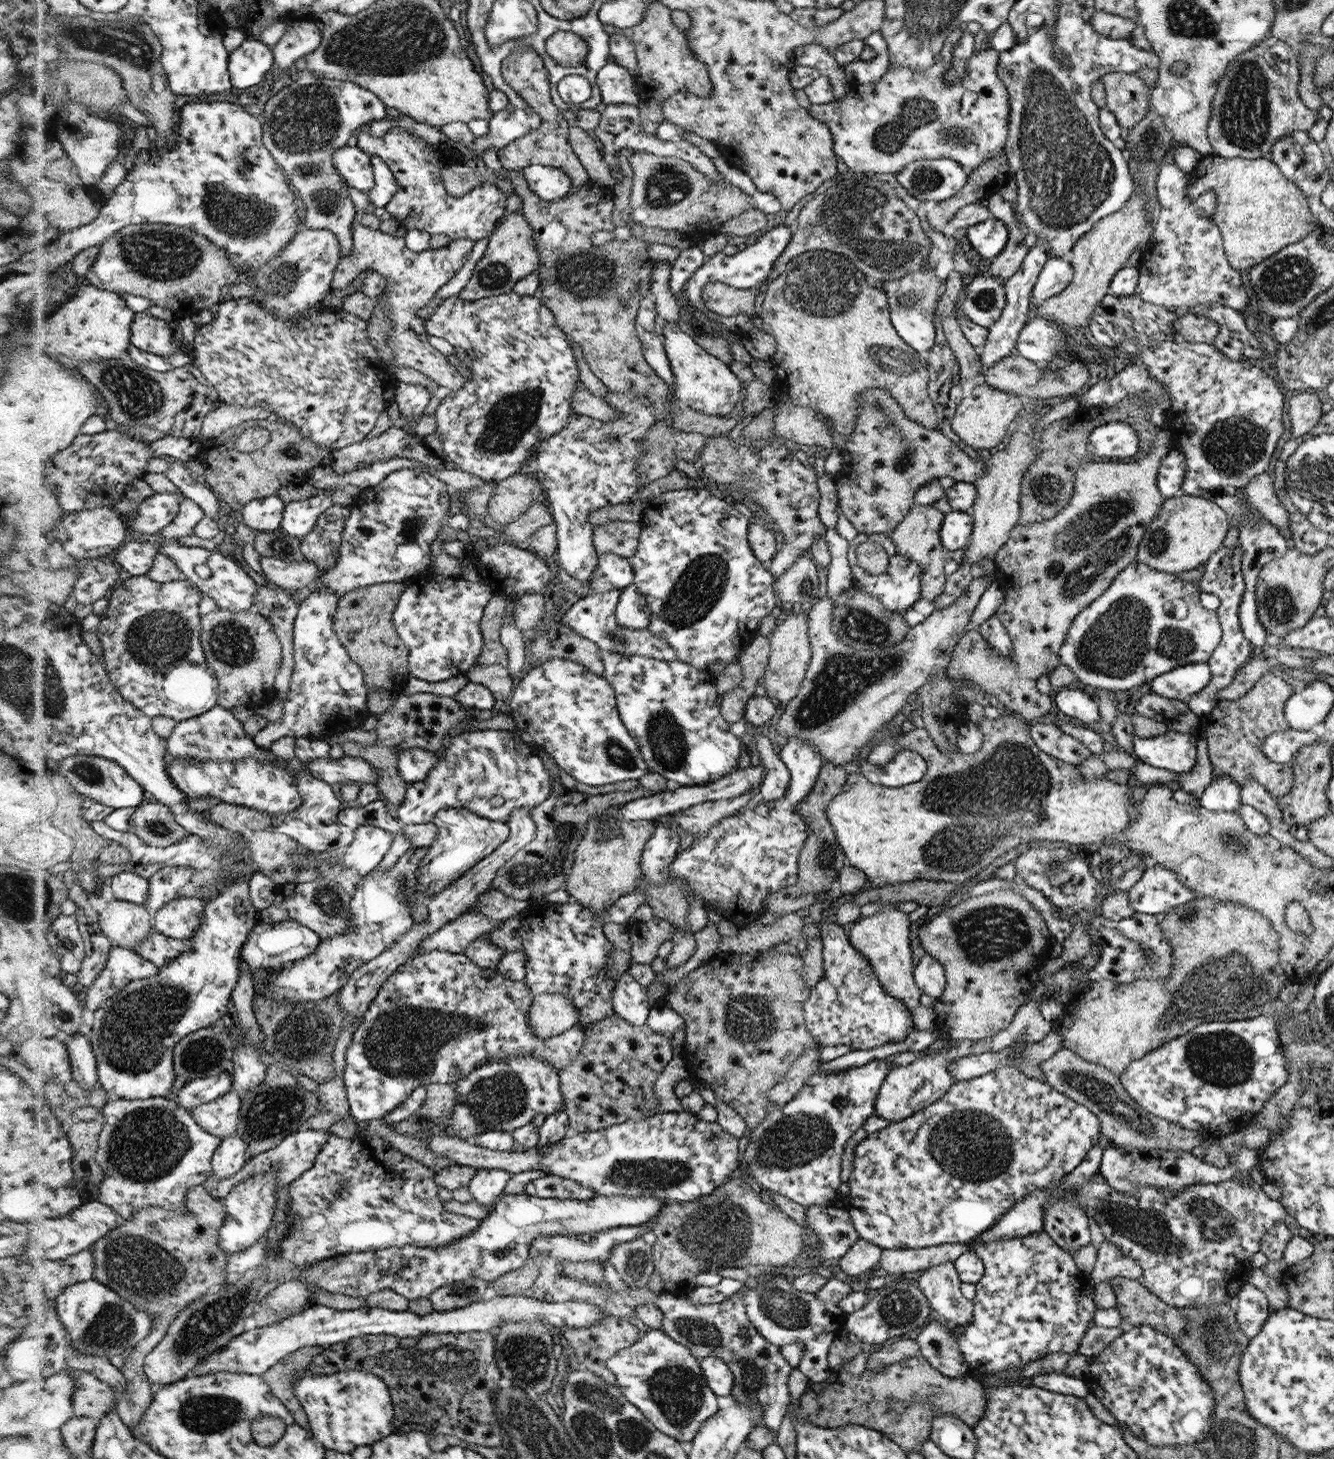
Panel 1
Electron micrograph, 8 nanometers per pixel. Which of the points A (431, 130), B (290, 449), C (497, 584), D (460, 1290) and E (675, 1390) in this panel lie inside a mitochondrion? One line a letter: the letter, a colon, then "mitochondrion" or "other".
A: other
B: mitochondrion
C: other
D: mitochondrion
E: mitochondrion

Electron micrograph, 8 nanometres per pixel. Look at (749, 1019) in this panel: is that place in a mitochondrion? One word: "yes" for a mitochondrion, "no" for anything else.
yes

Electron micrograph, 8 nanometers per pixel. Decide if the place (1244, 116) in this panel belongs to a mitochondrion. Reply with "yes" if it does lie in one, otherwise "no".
yes

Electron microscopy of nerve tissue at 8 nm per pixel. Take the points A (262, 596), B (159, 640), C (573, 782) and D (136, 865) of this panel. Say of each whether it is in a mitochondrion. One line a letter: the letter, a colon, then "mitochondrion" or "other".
A: other
B: mitochondrion
C: other
D: other

